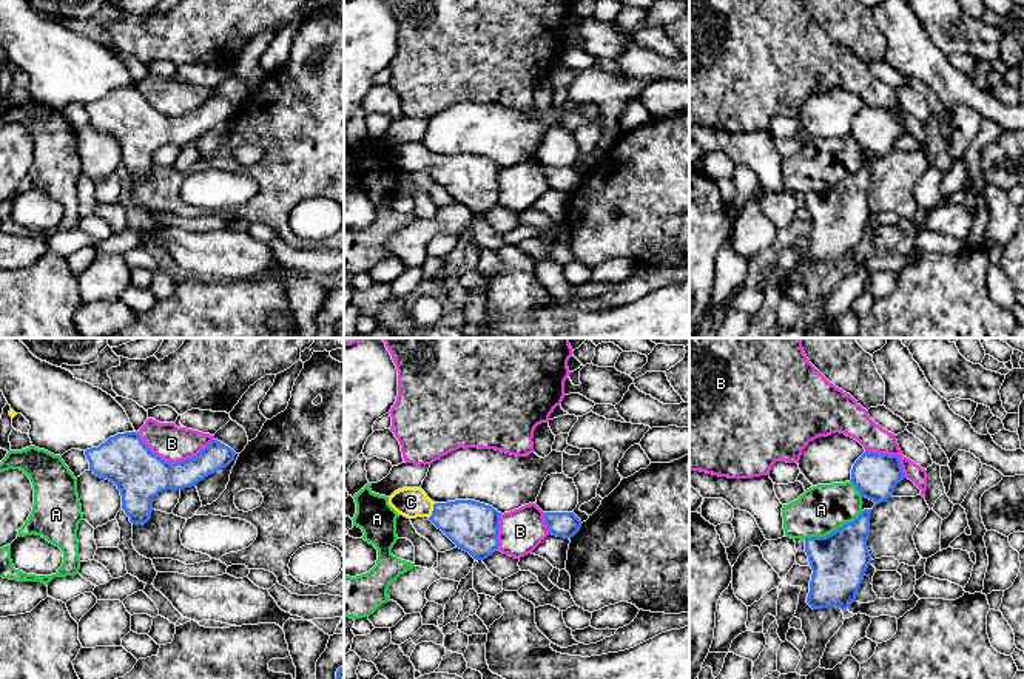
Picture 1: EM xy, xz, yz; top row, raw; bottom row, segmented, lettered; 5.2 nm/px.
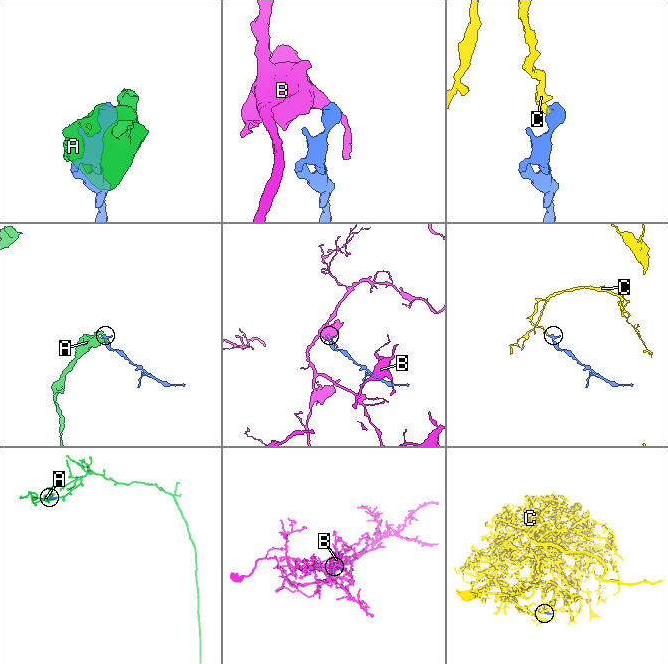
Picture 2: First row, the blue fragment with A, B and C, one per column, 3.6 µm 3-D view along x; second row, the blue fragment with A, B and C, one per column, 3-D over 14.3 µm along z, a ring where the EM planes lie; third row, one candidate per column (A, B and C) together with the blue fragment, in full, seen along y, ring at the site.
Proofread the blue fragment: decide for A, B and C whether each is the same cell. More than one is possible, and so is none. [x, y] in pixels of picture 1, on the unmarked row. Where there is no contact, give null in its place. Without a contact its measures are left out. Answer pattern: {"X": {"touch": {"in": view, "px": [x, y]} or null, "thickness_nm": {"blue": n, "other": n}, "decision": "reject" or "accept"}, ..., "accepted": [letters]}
{"A": {"touch": {"in": "yz", "px": [833, 185]}, "thickness_nm": {"blue": 300, "other": 260}, "decision": "reject"}, "B": {"touch": {"in": "xy", "px": [175, 118]}, "thickness_nm": {"blue": 280, "other": 190}, "decision": "reject"}, "C": {"touch": {"in": "xz", "px": [432, 165]}, "thickness_nm": {"blue": 260, "other": 160}, "decision": "accept"}, "accepted": ["C"]}

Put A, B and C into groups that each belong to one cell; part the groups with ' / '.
A / B / C

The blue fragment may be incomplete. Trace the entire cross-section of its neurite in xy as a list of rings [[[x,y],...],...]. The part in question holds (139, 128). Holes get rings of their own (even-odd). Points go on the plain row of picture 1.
[[[137,86],[109,91],[99,102],[85,105],[89,125],[113,136],[122,150],[122,164],[133,179],[147,177],[153,154],[167,144],[196,140],[205,131],[227,122],[236,106],[213,94],[197,110],[170,117],[157,111]]]

